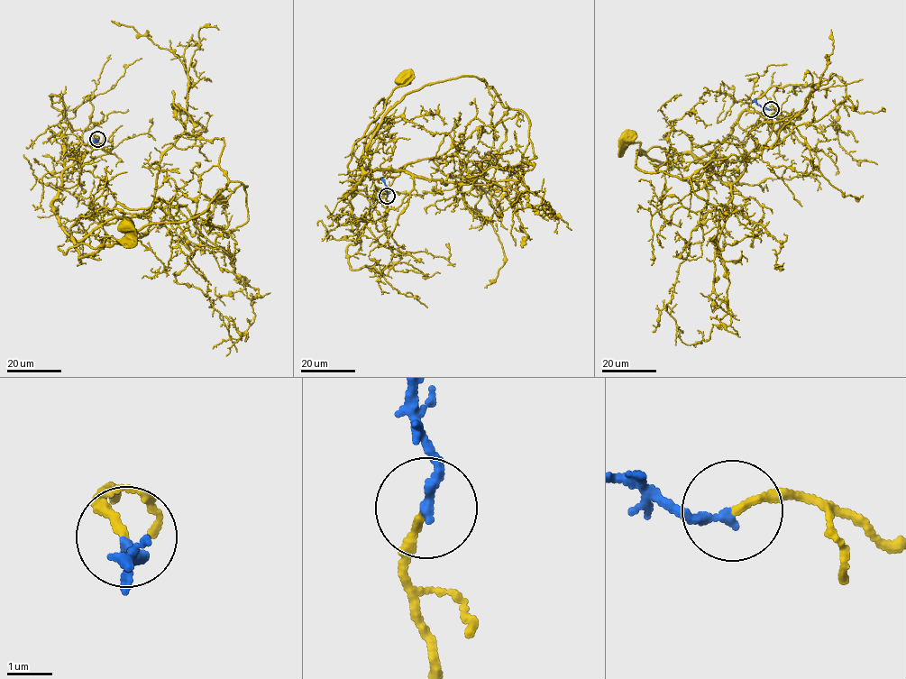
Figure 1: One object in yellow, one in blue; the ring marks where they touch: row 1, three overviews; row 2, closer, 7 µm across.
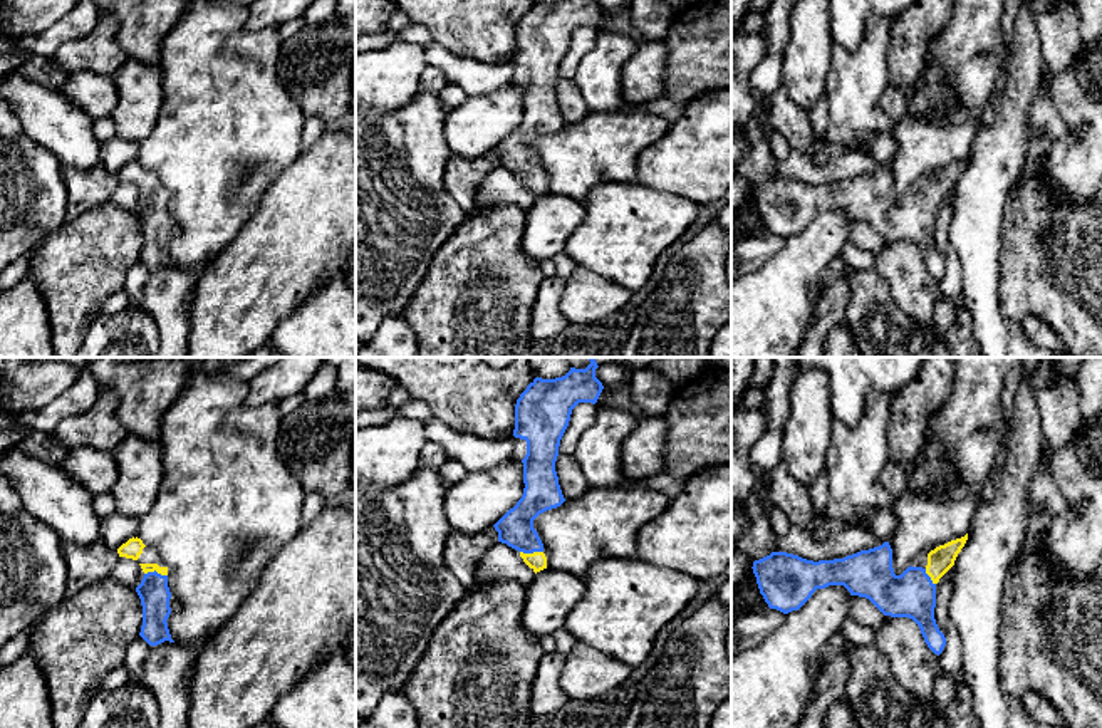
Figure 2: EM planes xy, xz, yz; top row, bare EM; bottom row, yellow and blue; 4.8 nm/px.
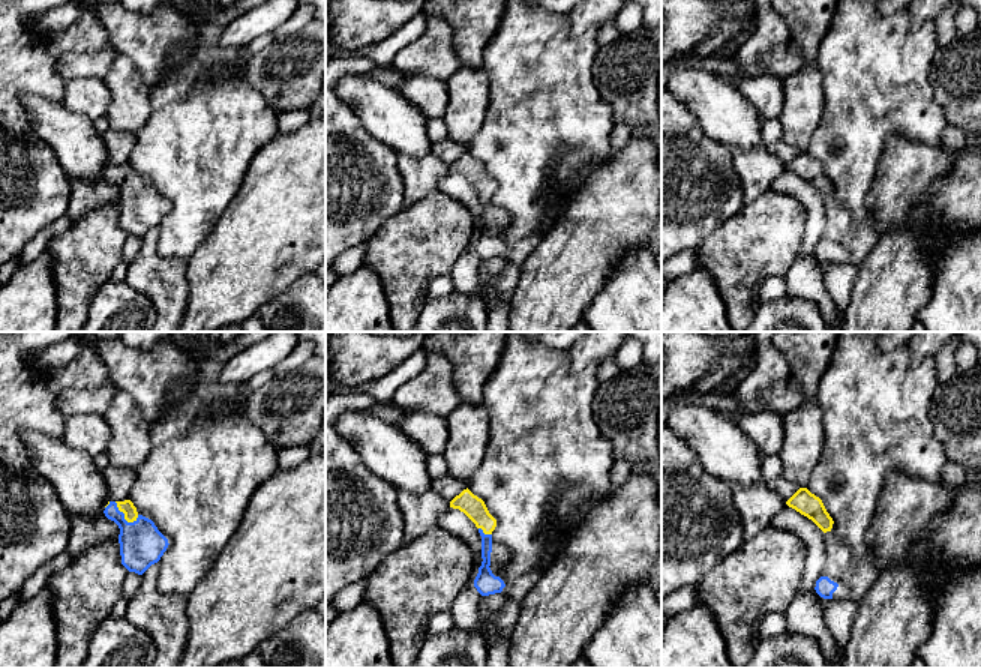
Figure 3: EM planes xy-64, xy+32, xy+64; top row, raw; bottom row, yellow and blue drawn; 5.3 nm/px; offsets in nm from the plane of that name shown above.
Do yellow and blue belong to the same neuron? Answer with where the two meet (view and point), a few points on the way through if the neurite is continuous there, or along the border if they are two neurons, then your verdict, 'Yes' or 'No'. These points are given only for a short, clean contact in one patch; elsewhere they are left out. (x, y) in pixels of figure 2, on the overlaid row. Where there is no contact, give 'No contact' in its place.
Touches yellow at xy (156, 571). Path across: xy (146, 567), (156, 571), (153, 591). Yes

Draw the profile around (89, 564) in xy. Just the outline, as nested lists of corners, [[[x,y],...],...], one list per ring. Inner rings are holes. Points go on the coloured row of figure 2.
[[[102,538],[89,545],[62,542],[62,554],[69,567],[67,595],[77,595],[89,585],[111,577],[119,560],[117,549],[111,549]]]

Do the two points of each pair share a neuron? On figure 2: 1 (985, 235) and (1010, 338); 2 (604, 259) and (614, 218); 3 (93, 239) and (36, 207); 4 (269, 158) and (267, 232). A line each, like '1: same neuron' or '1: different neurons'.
1: same neuron
2: same neuron
3: different neurons
4: different neurons

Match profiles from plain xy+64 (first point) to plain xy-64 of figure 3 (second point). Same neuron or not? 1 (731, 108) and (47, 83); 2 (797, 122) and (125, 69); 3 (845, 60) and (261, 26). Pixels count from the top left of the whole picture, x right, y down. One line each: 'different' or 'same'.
1: different
2: same
3: different

